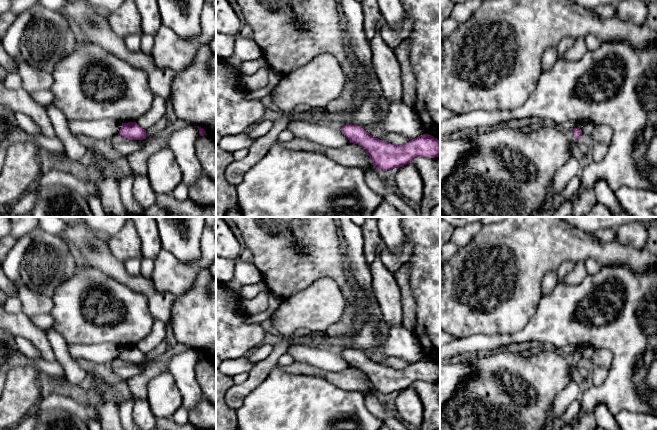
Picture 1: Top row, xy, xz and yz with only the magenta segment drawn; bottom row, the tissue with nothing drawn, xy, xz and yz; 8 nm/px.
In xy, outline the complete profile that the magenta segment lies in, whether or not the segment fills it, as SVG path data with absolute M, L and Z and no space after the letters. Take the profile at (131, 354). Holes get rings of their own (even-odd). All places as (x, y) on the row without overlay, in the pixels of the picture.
M136 346L122 347L119 359L130 364L143 364L146 363L146 354Z

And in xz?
M346 348L343 358L350 367L362 370L377 394L390 394L411 387L415 381L440 380L440 365L429 358L411 363L404 369L393 369L373 361L359 349Z

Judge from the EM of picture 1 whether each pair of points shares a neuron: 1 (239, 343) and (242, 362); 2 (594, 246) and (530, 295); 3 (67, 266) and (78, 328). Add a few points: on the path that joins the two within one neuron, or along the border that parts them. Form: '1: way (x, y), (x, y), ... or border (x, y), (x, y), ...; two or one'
1: border (245, 356), (226, 359); two
2: way (574, 246), (563, 246), (534, 275); one
3: border (77, 266), (74, 273), (64, 280), (53, 294); two

